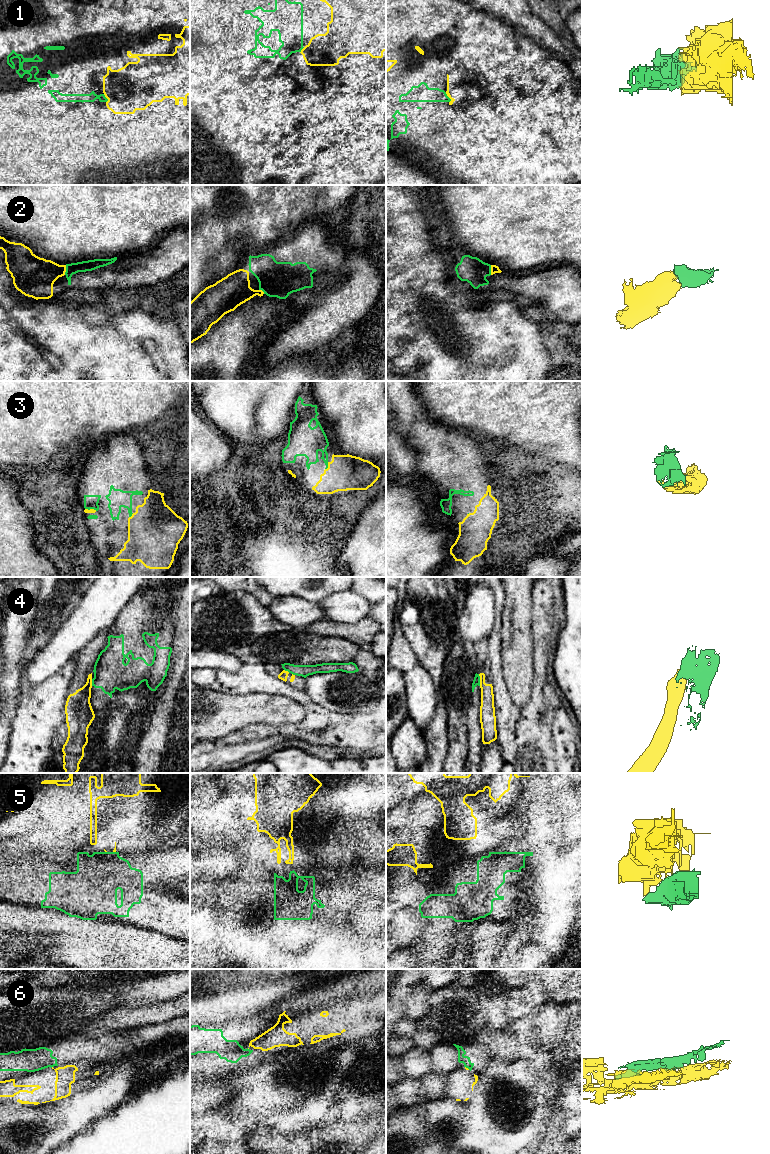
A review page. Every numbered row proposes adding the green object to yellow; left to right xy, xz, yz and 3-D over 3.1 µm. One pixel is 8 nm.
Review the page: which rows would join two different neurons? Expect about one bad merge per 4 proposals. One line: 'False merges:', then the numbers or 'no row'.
False merges: 4, 5, 6

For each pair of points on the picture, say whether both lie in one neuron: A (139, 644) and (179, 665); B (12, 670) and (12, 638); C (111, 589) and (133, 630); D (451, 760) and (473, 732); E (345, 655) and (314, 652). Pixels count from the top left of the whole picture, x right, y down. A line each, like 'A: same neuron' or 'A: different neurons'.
A: different neurons
B: same neuron
C: different neurons
D: different neurons
E: same neuron

